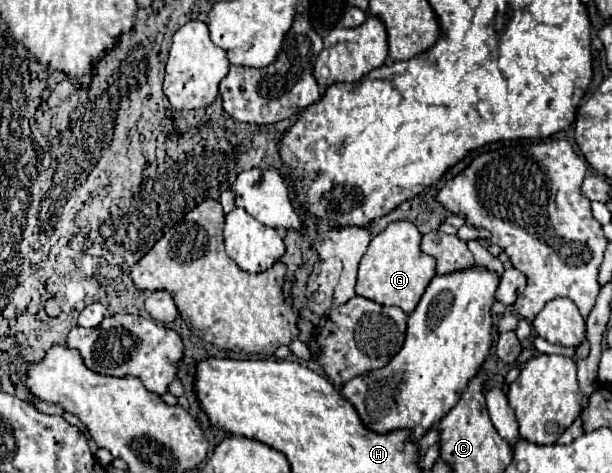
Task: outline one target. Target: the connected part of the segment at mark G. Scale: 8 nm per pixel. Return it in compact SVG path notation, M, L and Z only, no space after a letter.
M393 222L379 232L361 258L355 292L383 306L399 306L405 314L411 314L421 300L425 288L435 276L435 258L421 252L421 234L411 222Z

